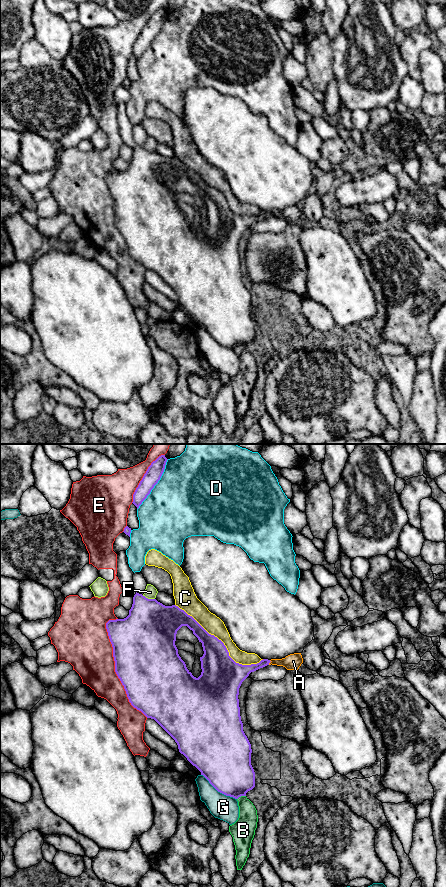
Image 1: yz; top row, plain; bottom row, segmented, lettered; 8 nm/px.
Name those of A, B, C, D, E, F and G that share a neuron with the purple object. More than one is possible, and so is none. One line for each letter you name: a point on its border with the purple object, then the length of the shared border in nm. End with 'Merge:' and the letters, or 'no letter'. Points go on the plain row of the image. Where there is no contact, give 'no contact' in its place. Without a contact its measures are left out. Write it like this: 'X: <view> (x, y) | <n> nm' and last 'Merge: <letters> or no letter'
A: yz (270, 213) | 40 nm
Merge: A

